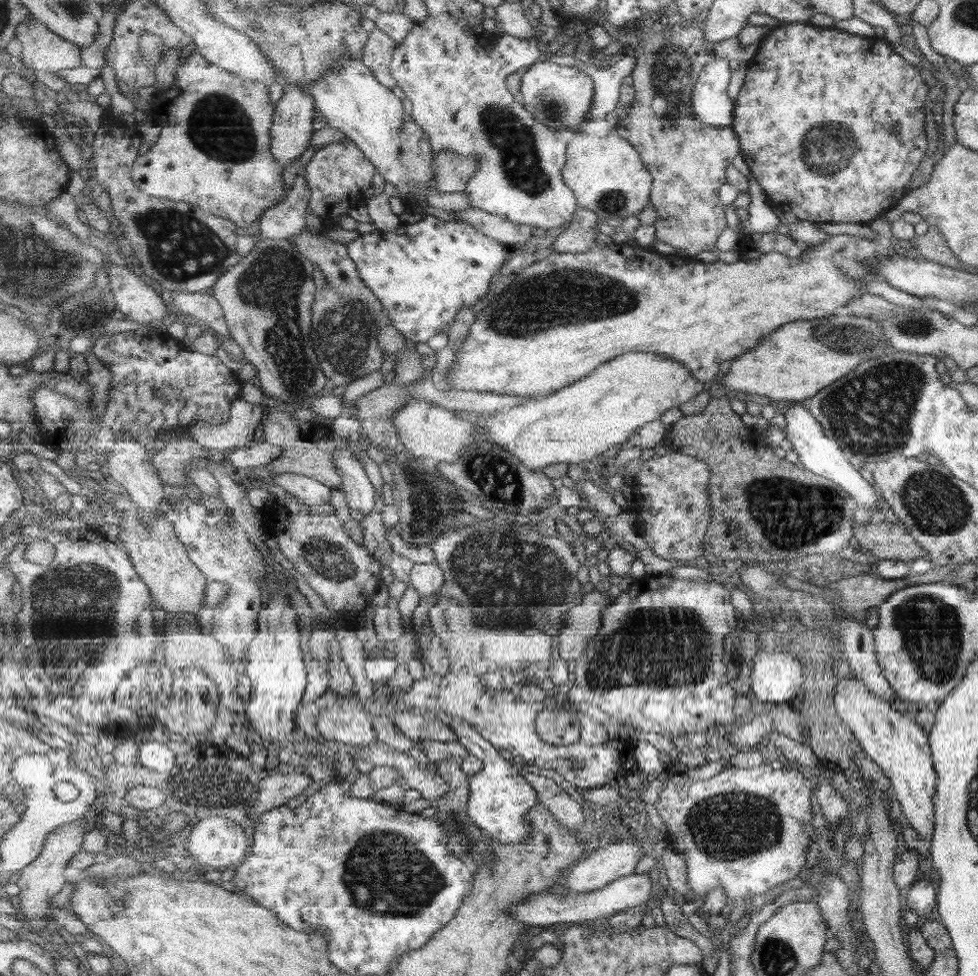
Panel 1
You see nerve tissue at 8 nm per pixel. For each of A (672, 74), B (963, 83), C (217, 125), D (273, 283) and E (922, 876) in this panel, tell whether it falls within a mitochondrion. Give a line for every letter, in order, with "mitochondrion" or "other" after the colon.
A: mitochondrion
B: other
C: mitochondrion
D: mitochondrion
E: other

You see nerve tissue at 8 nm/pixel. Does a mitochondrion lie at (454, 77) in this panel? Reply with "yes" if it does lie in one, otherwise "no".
no

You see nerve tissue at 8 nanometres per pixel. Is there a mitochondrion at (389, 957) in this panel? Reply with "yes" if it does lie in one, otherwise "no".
no

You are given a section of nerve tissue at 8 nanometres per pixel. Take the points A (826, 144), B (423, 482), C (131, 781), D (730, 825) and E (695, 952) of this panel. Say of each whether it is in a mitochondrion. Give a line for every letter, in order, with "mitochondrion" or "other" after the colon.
A: mitochondrion
B: mitochondrion
C: other
D: mitochondrion
E: other

